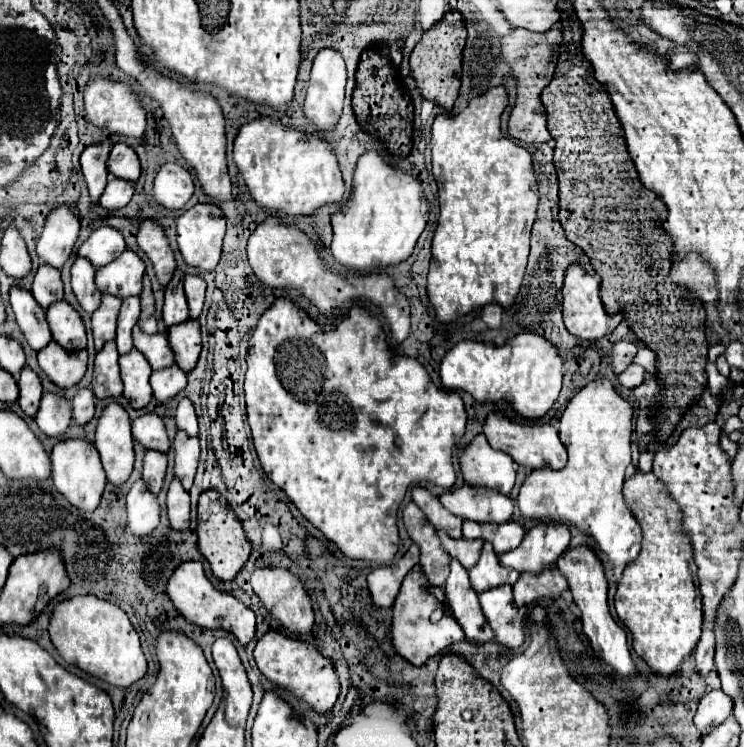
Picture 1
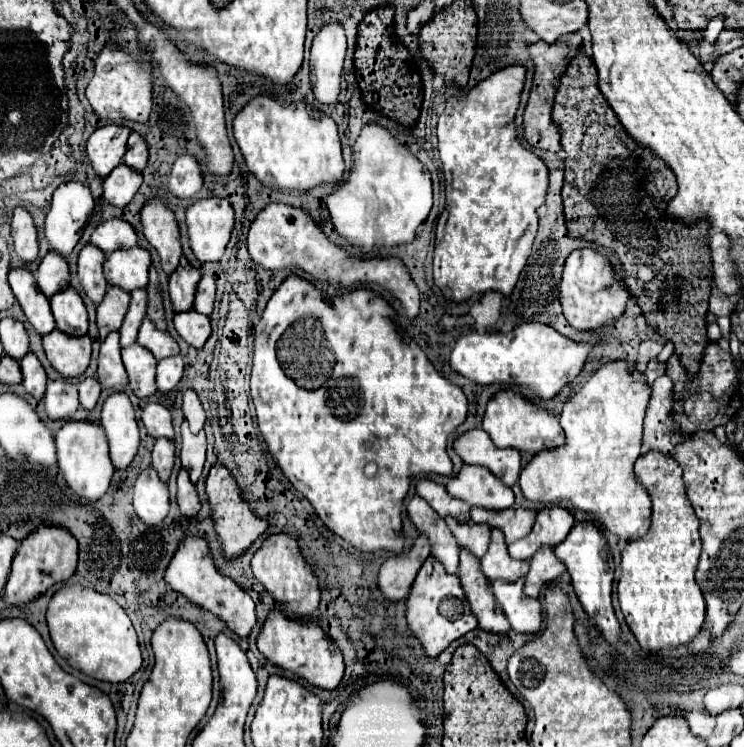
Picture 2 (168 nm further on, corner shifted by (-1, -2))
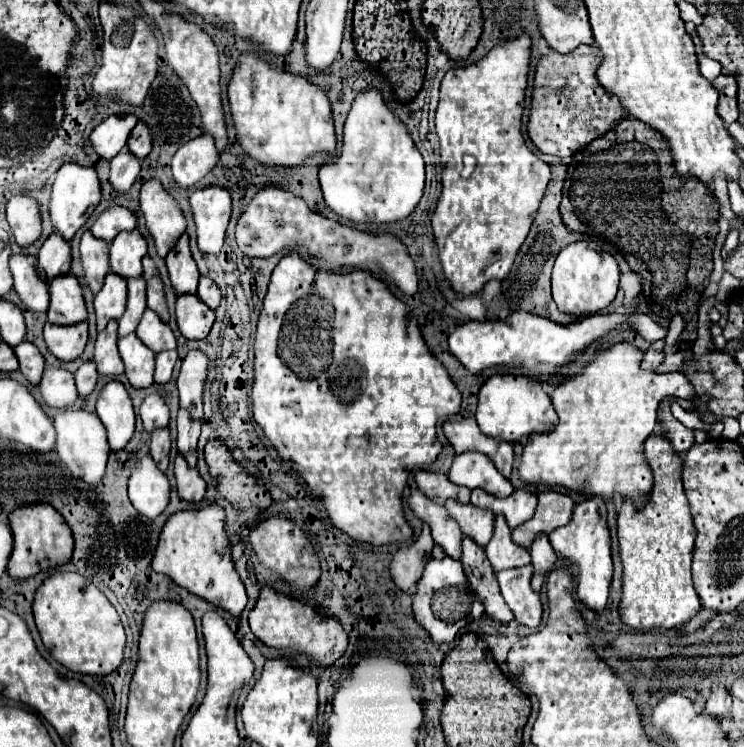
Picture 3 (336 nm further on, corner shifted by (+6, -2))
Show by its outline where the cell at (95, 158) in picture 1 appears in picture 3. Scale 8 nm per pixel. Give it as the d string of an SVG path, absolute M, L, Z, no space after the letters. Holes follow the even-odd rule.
M112 115L92 131L90 143L102 159L112 159L126 147L128 135L136 123L136 115Z

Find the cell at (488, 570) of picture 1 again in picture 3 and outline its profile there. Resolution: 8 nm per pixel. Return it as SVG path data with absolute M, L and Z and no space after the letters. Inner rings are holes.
M496 517L496 529L494 535L490 539L490 543L486 545L486 555L494 567L494 571L502 571L502 569L512 569L512 567L524 567L530 563L530 553L528 549L516 545L510 537L510 529L508 523L504 521L504 517Z

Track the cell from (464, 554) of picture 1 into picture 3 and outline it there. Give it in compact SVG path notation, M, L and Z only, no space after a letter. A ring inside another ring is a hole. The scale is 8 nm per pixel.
M446 501L446 509L460 523L462 533L472 537L480 547L490 541L494 529L494 513L488 513L488 509L476 509L472 503L460 505L458 501Z

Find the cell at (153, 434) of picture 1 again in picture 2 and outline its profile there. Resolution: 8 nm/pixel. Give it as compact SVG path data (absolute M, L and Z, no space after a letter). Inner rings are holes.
M149 403L143 413L141 413L141 421L147 429L147 433L155 439L159 437L167 437L173 439L173 425L171 425L171 413L159 405L159 403Z

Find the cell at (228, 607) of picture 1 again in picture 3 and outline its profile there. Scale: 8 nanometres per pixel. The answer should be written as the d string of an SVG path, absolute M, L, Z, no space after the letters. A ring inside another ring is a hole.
M206 505L202 509L176 511L162 527L152 569L172 577L180 587L218 605L232 615L240 615L246 607L246 589L232 561L232 547L224 529L226 513L220 505Z

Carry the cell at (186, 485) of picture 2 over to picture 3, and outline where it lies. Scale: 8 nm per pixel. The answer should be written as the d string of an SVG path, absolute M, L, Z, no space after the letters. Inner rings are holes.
M178 455L174 461L174 475L176 475L176 489L178 495L190 503L198 503L206 493L206 481L200 477L198 469L190 469L184 461L184 455Z

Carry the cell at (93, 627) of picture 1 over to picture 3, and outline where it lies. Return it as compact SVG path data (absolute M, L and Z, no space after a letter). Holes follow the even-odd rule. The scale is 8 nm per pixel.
M54 573L34 593L34 621L44 647L66 669L108 675L124 659L124 627L106 595L78 573Z

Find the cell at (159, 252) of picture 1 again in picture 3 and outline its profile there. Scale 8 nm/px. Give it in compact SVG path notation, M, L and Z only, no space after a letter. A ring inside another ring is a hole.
M148 179L140 191L140 209L146 219L146 227L154 237L160 257L176 245L186 231L186 217L178 201L162 187L158 179Z

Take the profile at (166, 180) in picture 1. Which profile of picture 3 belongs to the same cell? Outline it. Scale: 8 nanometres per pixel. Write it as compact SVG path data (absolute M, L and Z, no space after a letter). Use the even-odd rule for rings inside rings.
M202 133L184 143L172 159L172 175L180 187L192 187L216 167L220 153L210 133Z

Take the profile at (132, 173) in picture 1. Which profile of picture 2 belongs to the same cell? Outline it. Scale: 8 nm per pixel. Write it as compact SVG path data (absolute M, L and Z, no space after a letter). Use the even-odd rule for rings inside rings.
M131 133L129 141L127 141L127 153L123 157L123 163L135 171L143 171L143 167L147 163L147 155L149 155L147 143L137 133Z

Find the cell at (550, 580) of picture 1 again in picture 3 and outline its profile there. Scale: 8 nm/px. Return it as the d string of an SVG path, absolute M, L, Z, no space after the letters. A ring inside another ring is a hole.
M540 533L536 541L530 545L530 555L532 555L532 565L534 565L534 577L532 577L532 589L540 593L542 583L546 575L552 571L556 563L556 553L548 541L548 535Z

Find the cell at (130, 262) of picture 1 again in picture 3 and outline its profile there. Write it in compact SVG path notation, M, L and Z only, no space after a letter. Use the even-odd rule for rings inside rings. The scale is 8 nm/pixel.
M138 229L118 233L110 243L110 269L126 279L142 277L142 257L148 245Z

